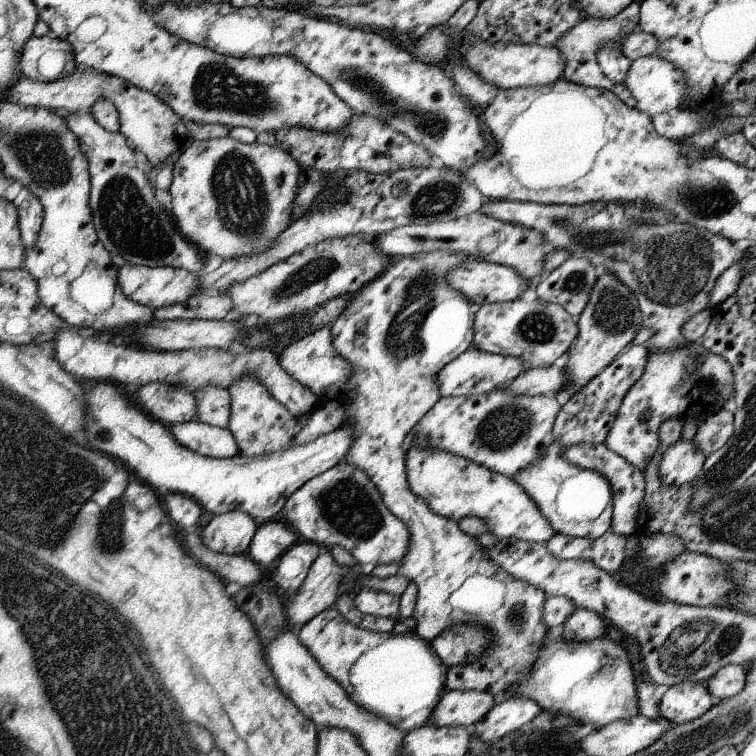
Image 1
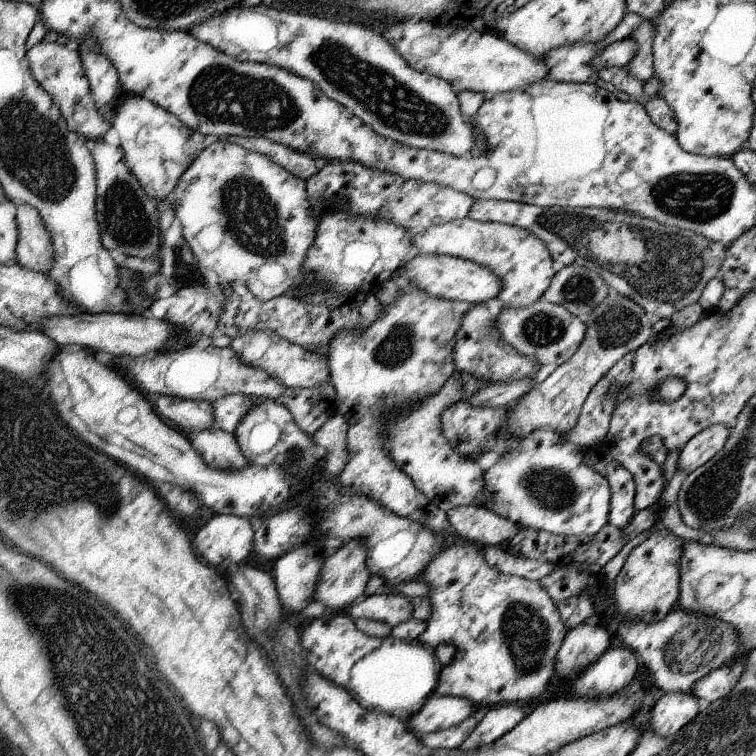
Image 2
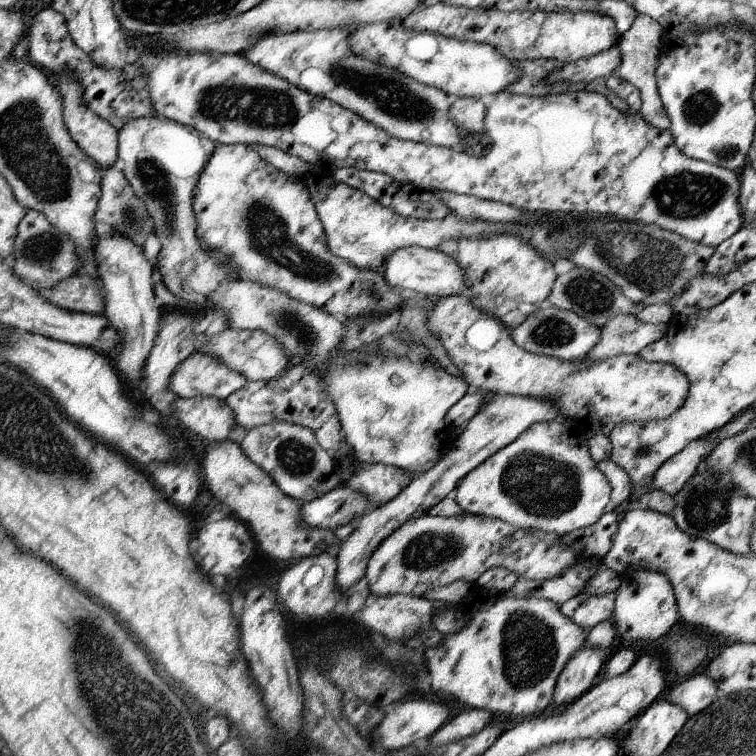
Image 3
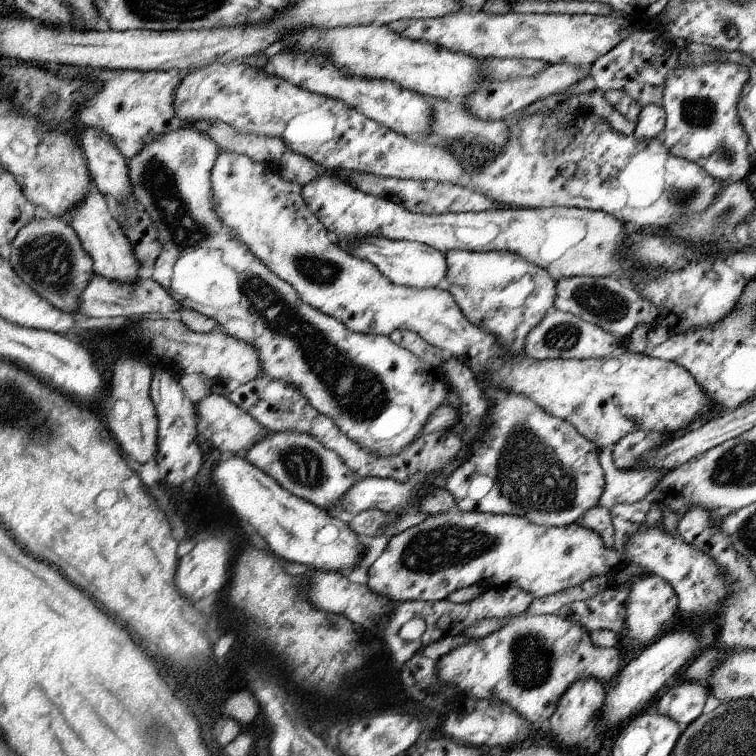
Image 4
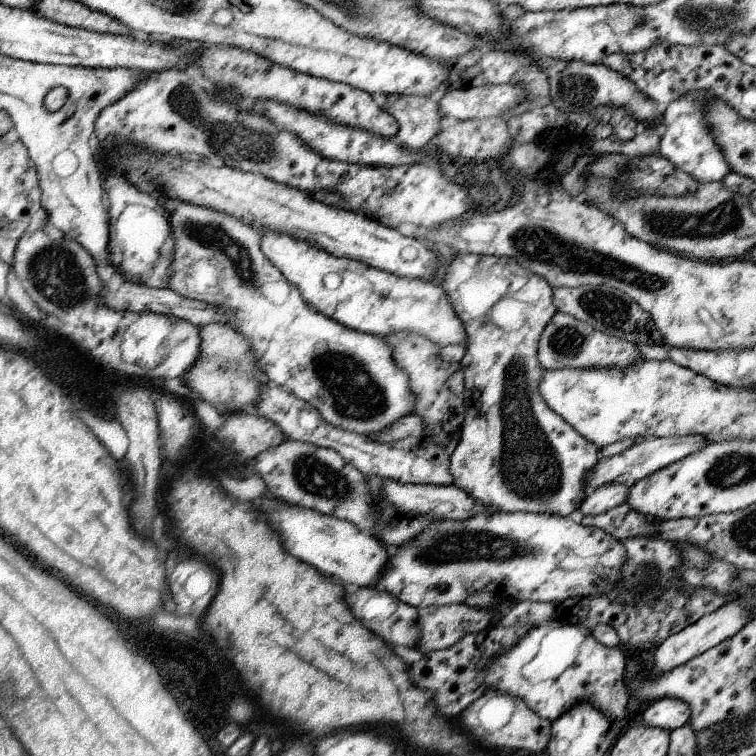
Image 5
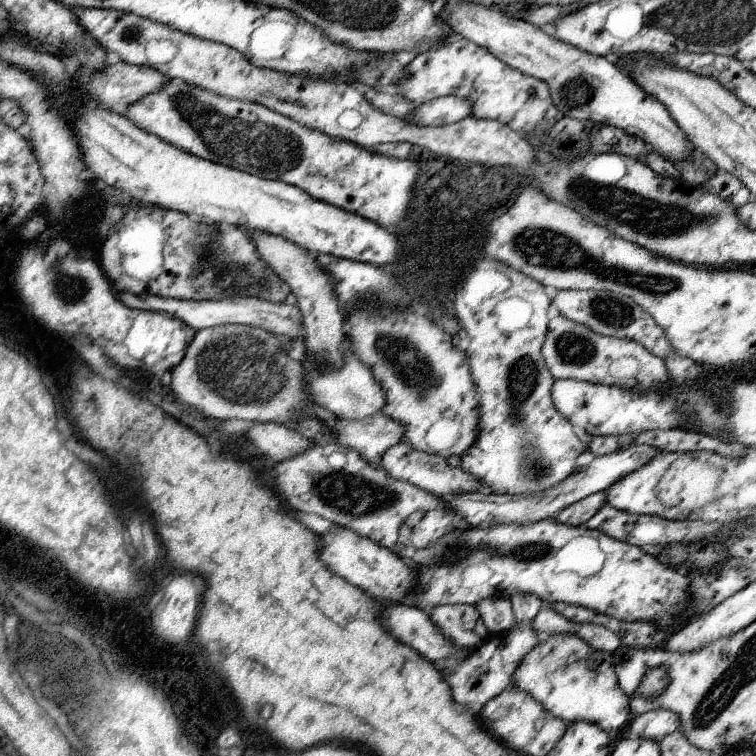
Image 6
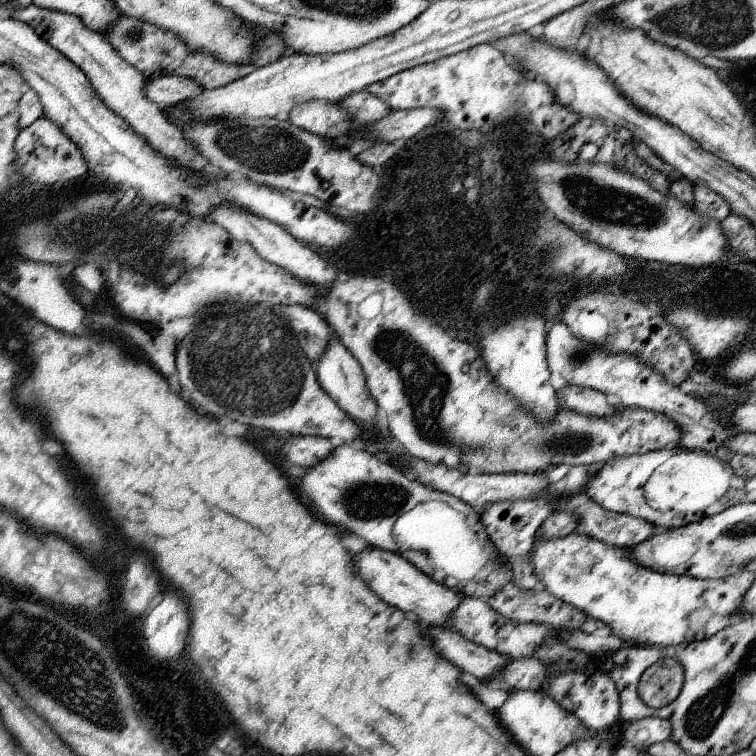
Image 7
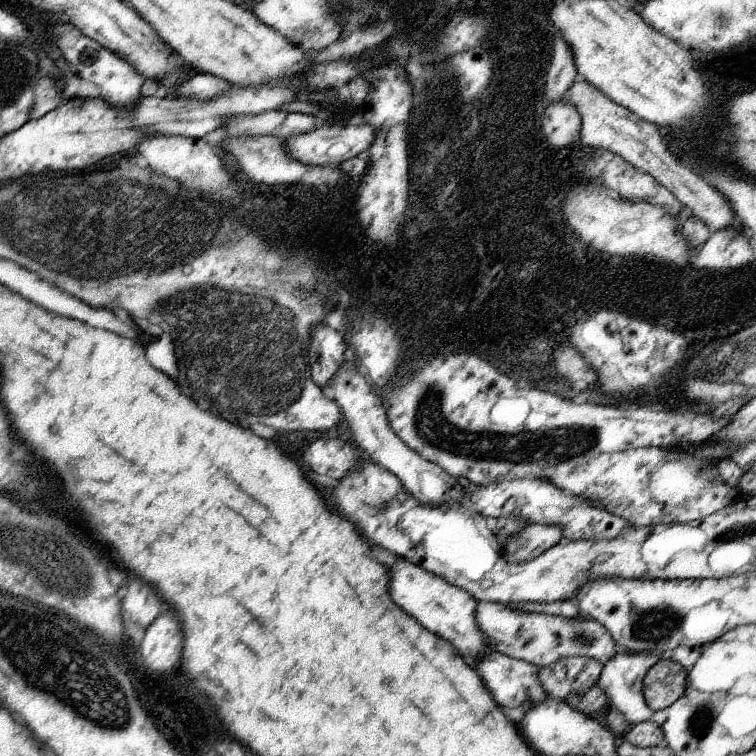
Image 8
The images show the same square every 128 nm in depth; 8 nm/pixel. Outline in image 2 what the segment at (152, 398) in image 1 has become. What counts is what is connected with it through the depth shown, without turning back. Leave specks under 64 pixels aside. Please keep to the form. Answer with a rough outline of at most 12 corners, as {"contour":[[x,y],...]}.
{"contour":[[162,396],[158,414],[168,422],[203,431],[213,426],[208,401]]}

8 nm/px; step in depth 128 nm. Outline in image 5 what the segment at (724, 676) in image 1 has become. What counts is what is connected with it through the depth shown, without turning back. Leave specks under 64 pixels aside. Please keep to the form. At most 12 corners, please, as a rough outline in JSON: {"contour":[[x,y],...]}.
{"contour":[[663,698],[644,712],[644,725],[672,732],[689,722],[690,707]]}

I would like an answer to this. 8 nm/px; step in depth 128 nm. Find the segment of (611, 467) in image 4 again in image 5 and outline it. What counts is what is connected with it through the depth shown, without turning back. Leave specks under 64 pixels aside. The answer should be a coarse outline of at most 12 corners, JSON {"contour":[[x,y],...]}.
{"contour":[[605,484],[584,496],[577,509],[596,517],[626,503],[625,484]]}

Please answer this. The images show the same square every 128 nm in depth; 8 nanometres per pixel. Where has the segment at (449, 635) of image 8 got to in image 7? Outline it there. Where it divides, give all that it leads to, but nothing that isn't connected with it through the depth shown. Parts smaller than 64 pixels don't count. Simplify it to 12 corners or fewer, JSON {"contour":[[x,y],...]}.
{"contour":[[373,547],[356,572],[390,606],[448,628],[465,597]]}

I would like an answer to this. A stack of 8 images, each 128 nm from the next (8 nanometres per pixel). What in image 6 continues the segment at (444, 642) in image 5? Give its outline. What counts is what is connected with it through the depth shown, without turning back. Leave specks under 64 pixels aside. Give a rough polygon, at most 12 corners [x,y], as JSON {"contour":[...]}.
{"contour":[[438,605],[442,634],[472,649],[490,638],[476,605]]}

